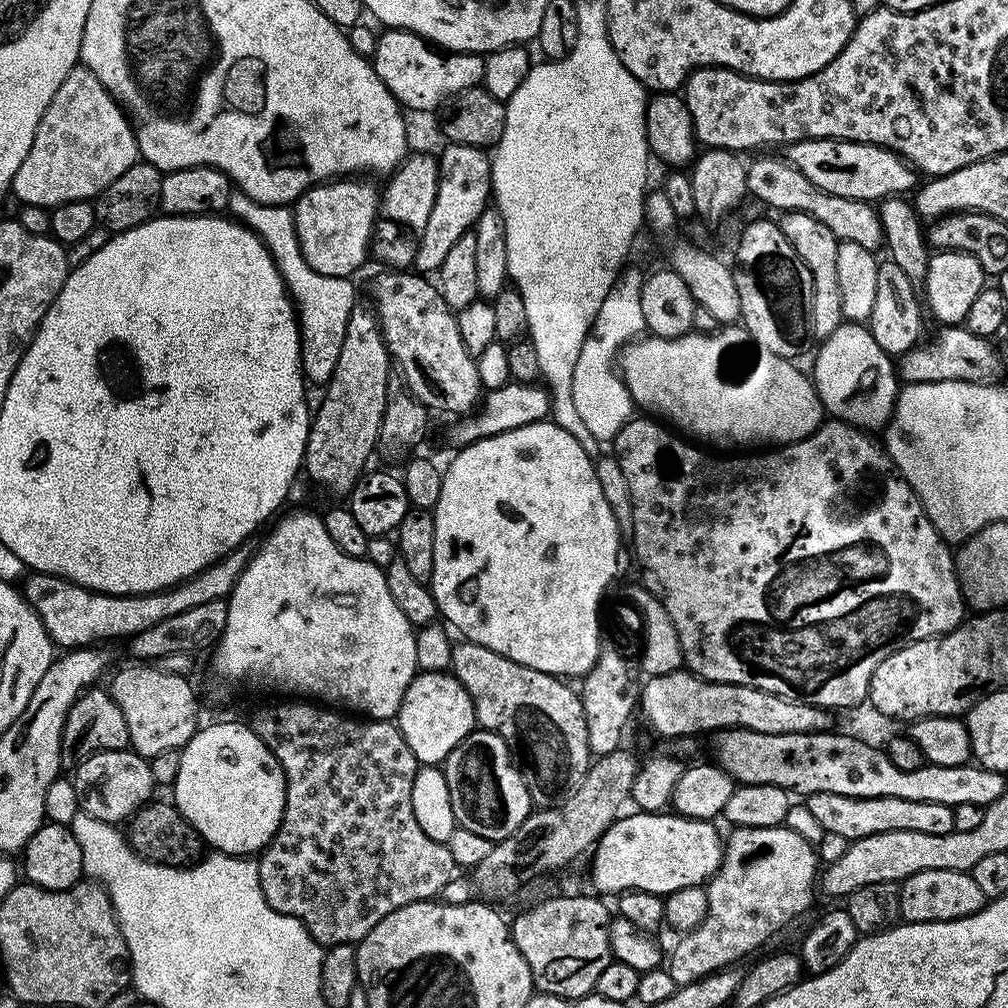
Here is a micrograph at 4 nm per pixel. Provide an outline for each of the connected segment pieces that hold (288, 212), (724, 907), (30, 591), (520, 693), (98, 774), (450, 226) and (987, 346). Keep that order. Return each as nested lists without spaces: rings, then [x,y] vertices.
[[[233,190],[226,212],[231,219],[249,228],[274,258],[300,321],[300,364],[304,368],[305,381],[309,385],[327,385],[334,374],[334,366],[338,366],[338,353],[342,350],[342,338],[346,338],[350,310],[358,303],[353,281],[347,276],[318,274],[318,270],[302,258],[298,230],[294,230],[294,211],[289,205],[263,204],[250,198],[250,194]]]
[[[785,826],[779,828],[732,828],[729,833],[729,836],[726,836],[726,839],[723,841],[724,857],[720,863],[720,869],[716,871],[712,879],[709,880],[706,885],[708,890],[706,918],[694,931],[683,933],[683,935],[679,937],[680,941],[677,942],[676,949],[672,952],[672,957],[670,957],[669,960],[667,957],[666,970],[670,974],[670,978],[674,978],[674,982],[677,986],[689,984],[690,982],[698,982],[718,970],[739,965],[741,962],[744,962],[740,960],[746,959],[747,956],[753,955],[752,957],[755,957],[761,950],[767,949],[769,947],[767,944],[770,943],[783,928],[790,927],[791,924],[815,902],[816,896],[818,897],[818,868],[816,872],[816,864],[818,865],[817,849],[808,841],[803,840],[794,830]]]
[[[248,542],[238,545],[218,562],[206,566],[206,570],[194,574],[189,580],[183,580],[182,583],[176,584],[172,588],[165,588],[163,592],[147,592],[137,596],[111,596],[105,592],[92,592],[74,582],[63,580],[60,576],[45,572],[32,572],[25,575],[22,580],[22,591],[28,605],[38,614],[42,626],[46,626],[46,634],[57,649],[87,648],[97,642],[104,642],[100,640],[116,640],[119,636],[125,636],[125,638],[137,636],[142,630],[150,630],[150,626],[158,626],[158,622],[163,622],[166,618],[178,618],[178,614],[191,610],[194,606],[203,606],[205,602],[227,600],[228,595],[234,590],[242,570],[246,570],[246,566],[250,562],[254,551],[253,545],[250,545],[251,543]]]
[[[460,642],[452,649],[453,676],[462,682],[470,702],[474,702],[477,725],[485,732],[498,734],[511,750],[513,757],[526,780],[526,790],[537,809],[555,808],[569,793],[573,793],[586,777],[592,751],[586,738],[586,714],[582,710],[577,689],[559,676],[551,676],[542,670],[522,666],[481,644]]]
[[[128,748],[87,756],[74,769],[74,783],[74,800],[80,803],[79,811],[117,826],[123,825],[143,804],[149,803],[153,799],[152,791],[157,787],[151,763]]]
[[[449,143],[444,153],[439,153],[440,181],[438,198],[434,198],[434,210],[430,210],[430,222],[418,242],[415,271],[421,274],[435,273],[442,266],[446,253],[468,232],[482,215],[492,195],[492,162],[483,148]]]
[[[944,326],[933,340],[925,339],[898,360],[898,376],[904,384],[929,384],[930,382],[974,382],[991,384],[1000,372],[1000,352],[986,336],[970,334],[963,326]]]

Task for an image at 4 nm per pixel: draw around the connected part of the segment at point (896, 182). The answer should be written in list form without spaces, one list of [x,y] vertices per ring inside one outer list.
[[[799,140],[787,145],[786,159],[830,196],[879,202],[888,196],[911,193],[918,184],[916,169],[903,156],[877,144],[853,140]]]

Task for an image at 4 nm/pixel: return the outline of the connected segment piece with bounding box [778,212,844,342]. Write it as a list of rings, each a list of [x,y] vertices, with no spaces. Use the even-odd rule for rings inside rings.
[[[780,212],[778,223],[782,234],[786,234],[786,242],[794,246],[798,258],[806,262],[806,270],[810,270],[810,278],[814,282],[814,302],[808,315],[809,329],[817,341],[824,341],[844,320],[842,314],[842,290],[838,283],[838,246],[840,239],[823,222],[818,222],[814,214],[805,212]]]

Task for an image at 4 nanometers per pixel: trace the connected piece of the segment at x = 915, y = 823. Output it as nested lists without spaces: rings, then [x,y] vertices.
[[[819,792],[807,797],[806,805],[824,832],[842,834],[842,838],[850,842],[894,830],[914,830],[918,834],[950,834],[956,831],[954,807],[942,802],[914,802],[910,798],[854,798]]]

